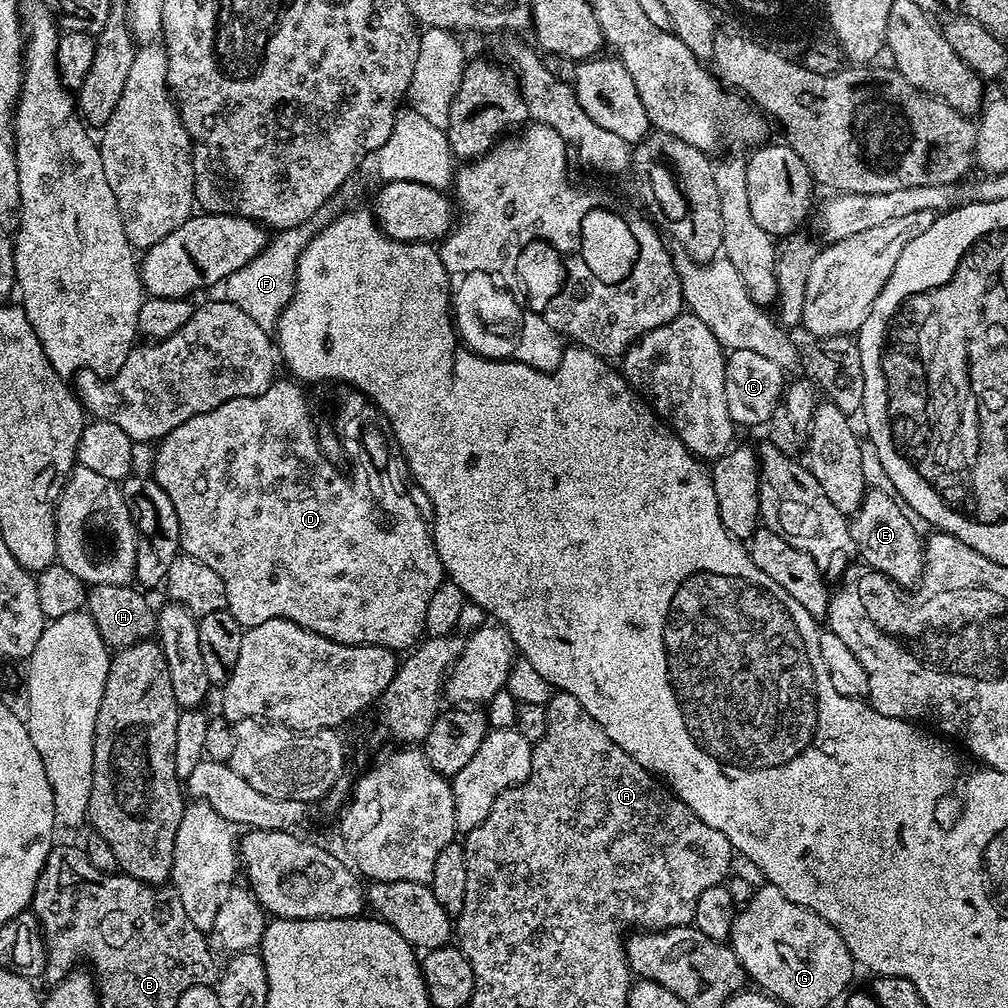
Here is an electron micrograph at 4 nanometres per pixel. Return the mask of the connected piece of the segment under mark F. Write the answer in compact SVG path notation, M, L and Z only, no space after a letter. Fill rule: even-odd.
M353 178L343 183L330 199L322 204L306 223L296 227L279 229L268 241L267 247L252 259L245 268L236 270L234 274L223 281L223 297L232 304L246 311L255 322L263 329L273 331L280 314L293 298L296 289L296 272L298 258L314 236L325 229L331 222L363 202L366 188L360 178Z

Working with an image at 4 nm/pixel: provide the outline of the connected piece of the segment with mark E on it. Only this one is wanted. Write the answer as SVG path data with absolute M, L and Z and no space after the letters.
M871 489L849 525L861 561L864 560L871 571L880 572L909 590L915 588L924 575L924 542L911 519L891 493Z

